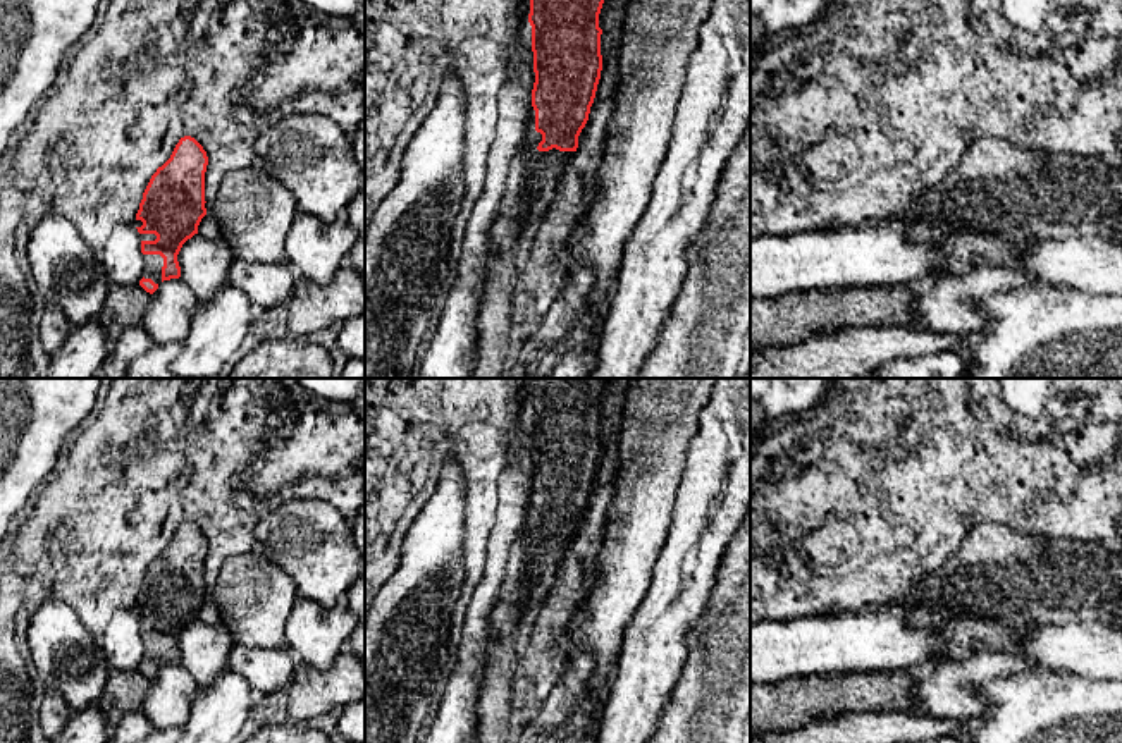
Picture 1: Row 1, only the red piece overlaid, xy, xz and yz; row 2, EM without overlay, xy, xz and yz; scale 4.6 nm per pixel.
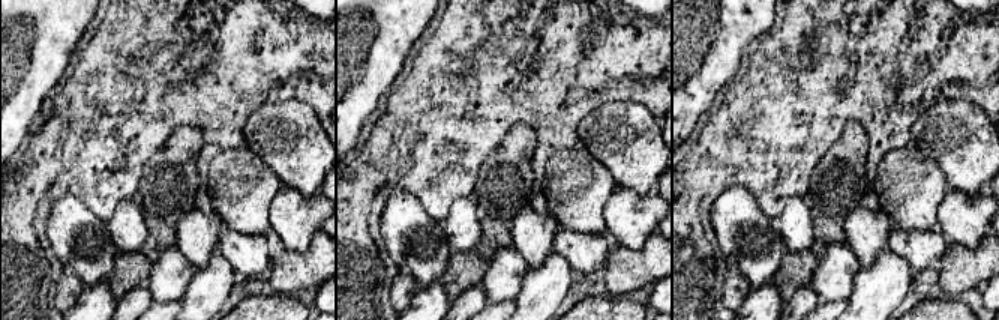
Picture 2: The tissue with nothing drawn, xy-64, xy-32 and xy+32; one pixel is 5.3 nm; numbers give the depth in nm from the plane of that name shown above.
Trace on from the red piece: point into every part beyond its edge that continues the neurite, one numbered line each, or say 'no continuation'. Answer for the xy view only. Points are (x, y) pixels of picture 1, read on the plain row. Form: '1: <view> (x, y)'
1: xy (154, 649)

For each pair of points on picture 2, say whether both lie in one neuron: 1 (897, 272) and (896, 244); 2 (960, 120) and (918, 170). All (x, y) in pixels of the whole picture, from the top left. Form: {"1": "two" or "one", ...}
{"1": "two", "2": "two"}

